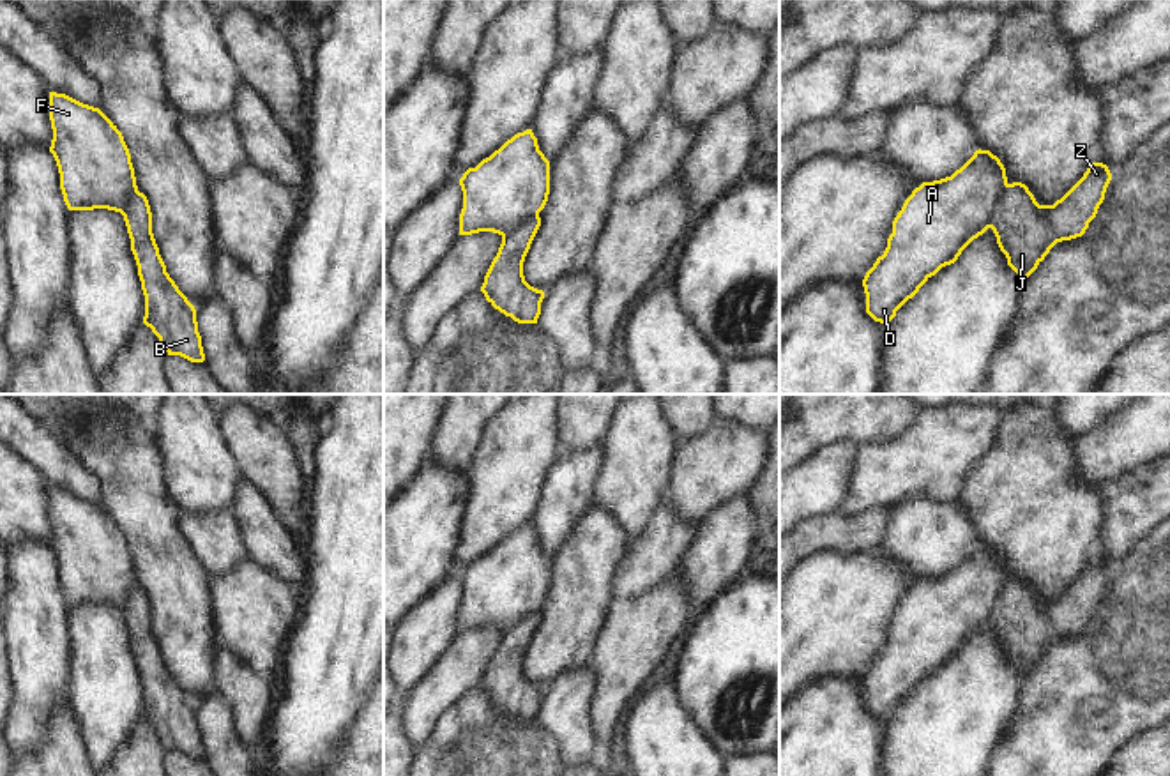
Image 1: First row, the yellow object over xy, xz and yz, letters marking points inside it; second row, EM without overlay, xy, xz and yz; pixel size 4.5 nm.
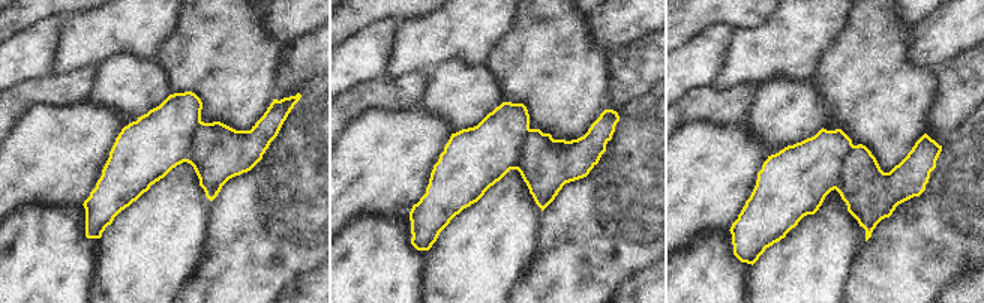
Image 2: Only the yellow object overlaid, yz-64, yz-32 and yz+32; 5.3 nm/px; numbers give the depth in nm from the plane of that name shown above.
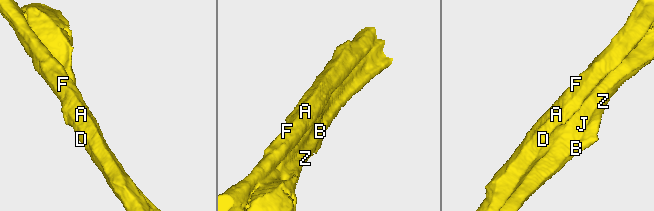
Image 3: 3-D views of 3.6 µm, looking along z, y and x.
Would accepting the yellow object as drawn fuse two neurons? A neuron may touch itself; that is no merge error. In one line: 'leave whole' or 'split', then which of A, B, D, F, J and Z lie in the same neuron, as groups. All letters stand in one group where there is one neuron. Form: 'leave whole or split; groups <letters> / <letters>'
split; groups A D F / B J Z

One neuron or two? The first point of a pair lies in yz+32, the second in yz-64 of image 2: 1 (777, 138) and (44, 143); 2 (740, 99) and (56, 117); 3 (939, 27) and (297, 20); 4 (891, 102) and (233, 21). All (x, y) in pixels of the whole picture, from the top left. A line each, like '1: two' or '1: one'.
1: two
2: two
3: one
4: one

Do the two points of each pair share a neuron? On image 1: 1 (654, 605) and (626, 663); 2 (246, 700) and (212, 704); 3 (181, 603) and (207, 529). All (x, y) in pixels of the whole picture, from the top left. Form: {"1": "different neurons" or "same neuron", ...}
{"1": "same neuron", "2": "different neurons", "3": "different neurons"}

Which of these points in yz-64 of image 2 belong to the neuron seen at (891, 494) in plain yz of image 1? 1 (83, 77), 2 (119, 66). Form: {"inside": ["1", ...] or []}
{"inside": []}

